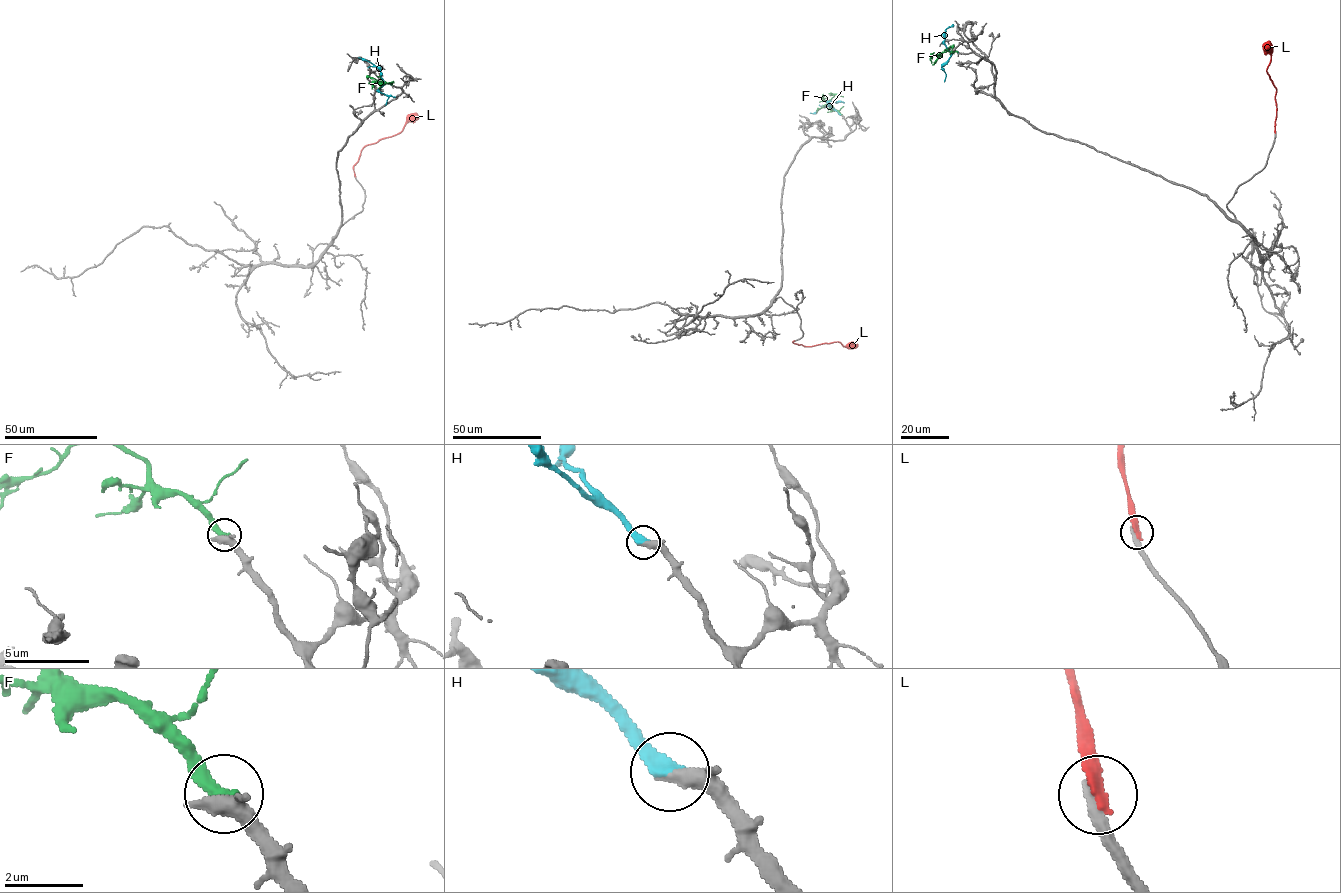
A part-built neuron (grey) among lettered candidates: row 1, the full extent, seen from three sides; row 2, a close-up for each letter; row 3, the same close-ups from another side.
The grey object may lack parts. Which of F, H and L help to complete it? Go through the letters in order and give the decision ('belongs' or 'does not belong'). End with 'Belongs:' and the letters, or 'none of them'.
F: does not belong
H: belongs
L: does not belong
Belongs: H

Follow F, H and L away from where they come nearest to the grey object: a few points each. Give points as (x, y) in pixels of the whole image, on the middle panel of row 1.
F: (841, 114), (827, 102), (834, 94), (843, 96)
H: (839, 114), (831, 105), (810, 113)
L: (794, 341), (805, 346), (837, 342), (846, 346), (857, 343)

